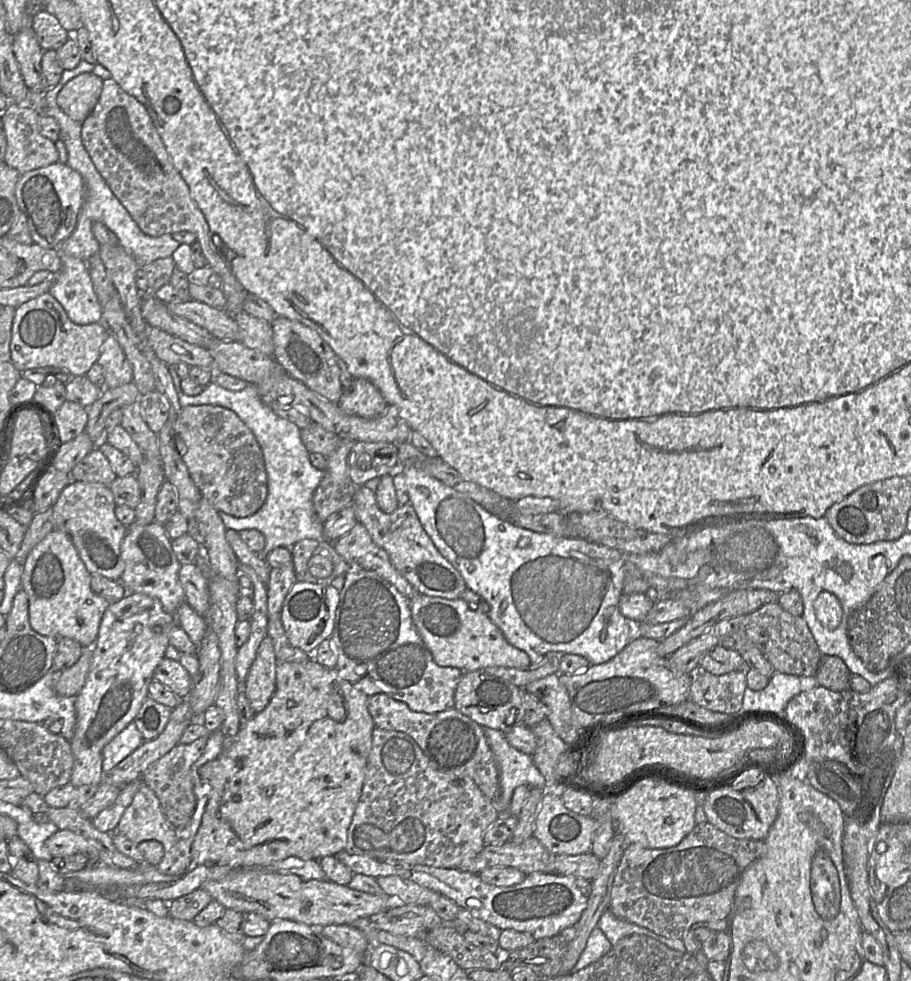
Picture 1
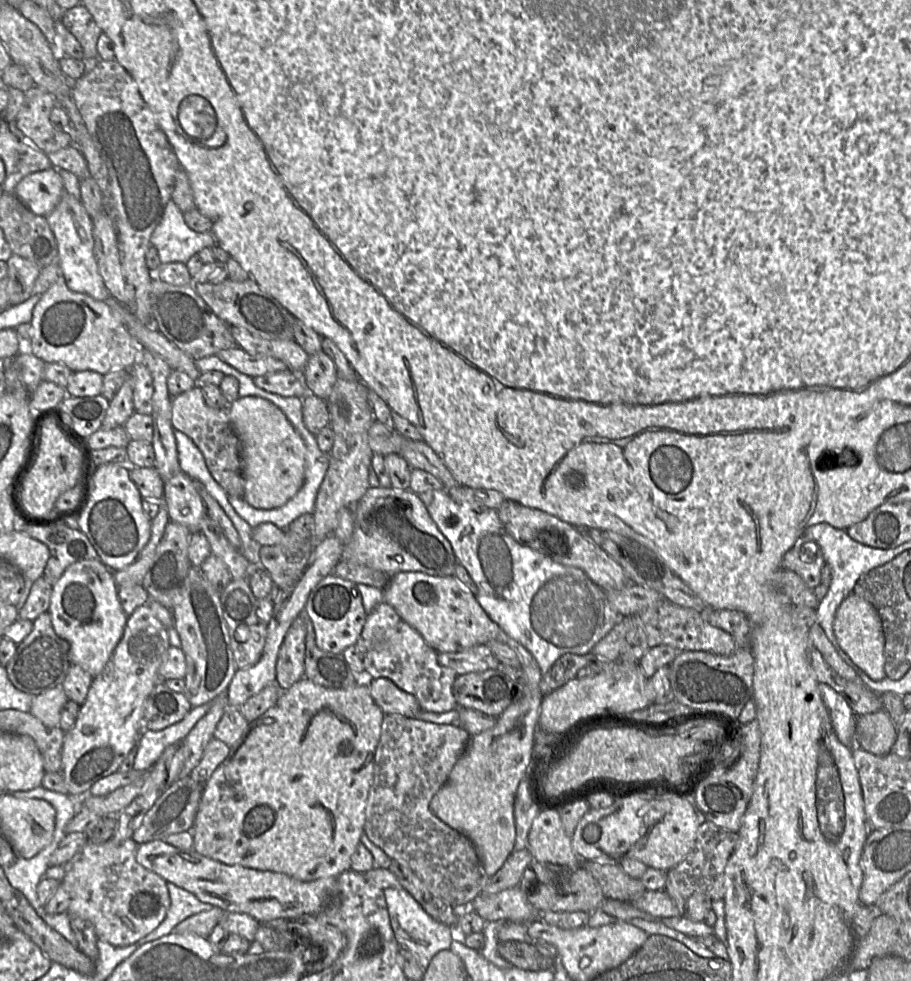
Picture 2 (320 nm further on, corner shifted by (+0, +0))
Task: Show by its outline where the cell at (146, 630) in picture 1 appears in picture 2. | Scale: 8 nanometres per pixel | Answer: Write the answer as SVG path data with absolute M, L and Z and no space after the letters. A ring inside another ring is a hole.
M149 605L139 606L128 617L123 636L105 669L93 678L75 725L65 733L62 747L62 774L68 794L73 798L83 798L88 795L95 782L118 772L121 763L137 745L143 729L145 703L155 685L160 681L159 667L169 648L167 628L156 618Z

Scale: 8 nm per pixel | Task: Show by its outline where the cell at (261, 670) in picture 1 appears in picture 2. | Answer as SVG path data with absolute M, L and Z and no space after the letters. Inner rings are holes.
M297 618L289 627L276 662L276 683L288 690L304 677L306 626Z

